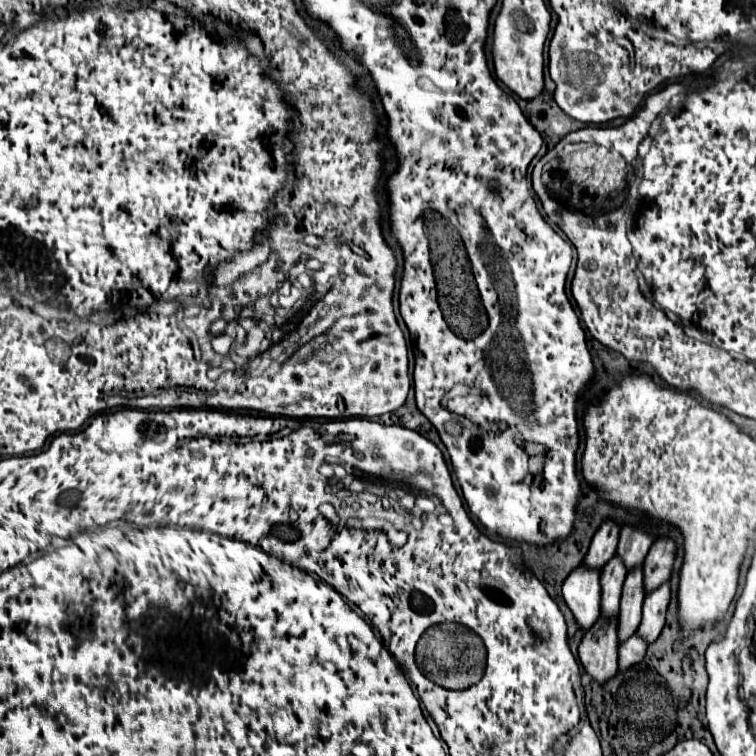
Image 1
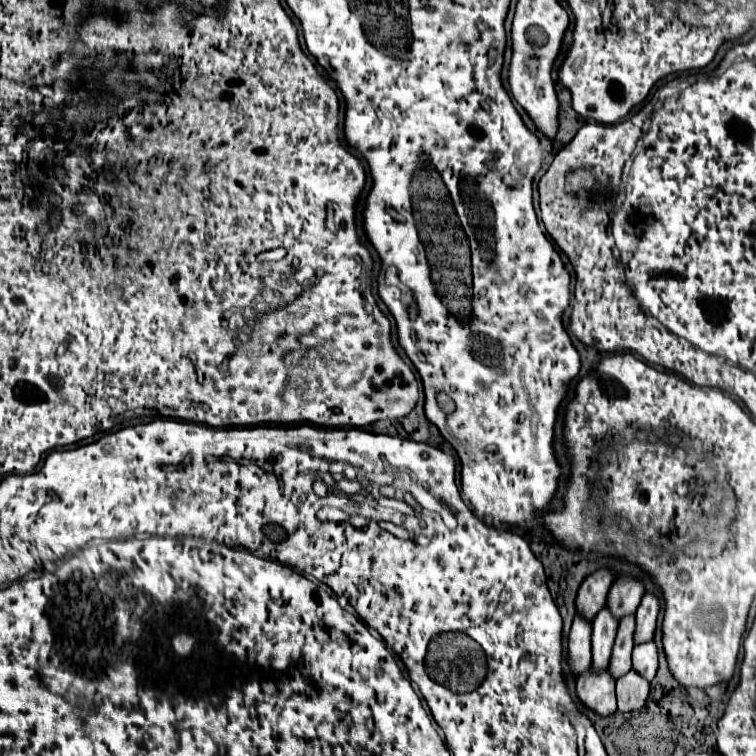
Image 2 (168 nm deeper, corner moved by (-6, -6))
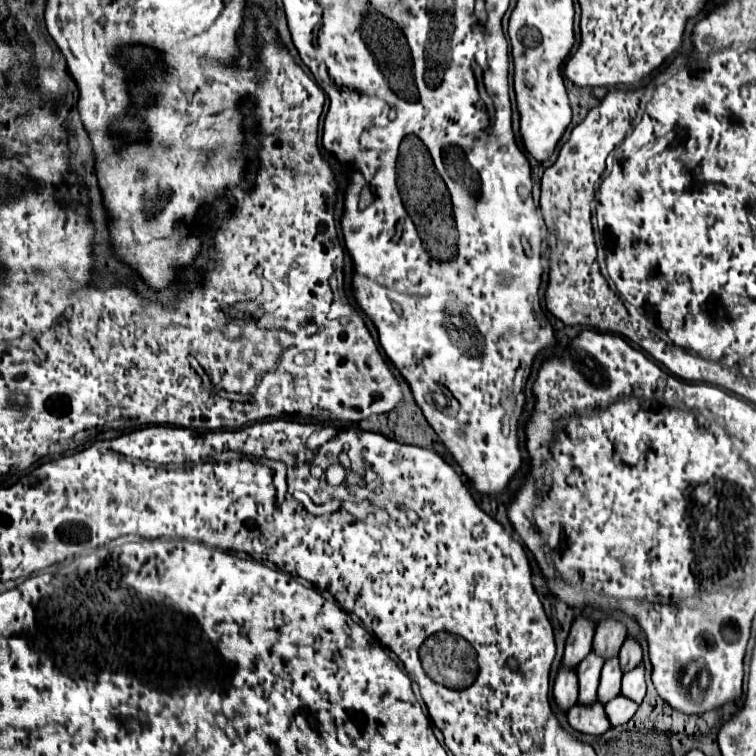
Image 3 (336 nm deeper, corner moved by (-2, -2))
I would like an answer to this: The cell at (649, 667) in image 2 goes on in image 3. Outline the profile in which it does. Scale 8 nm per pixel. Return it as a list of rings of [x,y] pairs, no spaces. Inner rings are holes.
[[[640,663],[636,669],[632,669],[630,673],[624,673],[622,677],[622,695],[630,701],[634,701],[636,705],[642,703],[644,695],[646,695],[646,683],[644,683],[644,665]]]

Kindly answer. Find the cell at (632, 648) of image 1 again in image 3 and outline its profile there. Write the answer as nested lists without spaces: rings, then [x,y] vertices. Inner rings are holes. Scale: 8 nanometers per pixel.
[[[618,695],[616,699],[612,699],[612,701],[604,707],[604,711],[606,711],[608,721],[610,721],[612,727],[626,725],[626,723],[634,717],[636,709],[638,709],[638,705],[636,705],[634,701],[630,701],[630,699],[626,699],[624,695]]]

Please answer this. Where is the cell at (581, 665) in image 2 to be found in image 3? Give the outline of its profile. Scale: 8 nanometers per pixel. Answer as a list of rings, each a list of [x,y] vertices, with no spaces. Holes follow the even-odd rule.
[[[560,667],[558,677],[554,681],[554,689],[552,689],[554,701],[562,711],[568,711],[568,707],[572,707],[572,703],[576,703],[578,699],[578,677],[576,671]]]

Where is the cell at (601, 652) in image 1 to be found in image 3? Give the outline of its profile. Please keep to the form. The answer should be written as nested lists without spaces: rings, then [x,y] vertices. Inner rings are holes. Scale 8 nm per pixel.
[[[596,703],[592,707],[574,705],[568,711],[568,723],[574,731],[584,735],[604,735],[610,729],[610,723],[604,713],[604,705]]]

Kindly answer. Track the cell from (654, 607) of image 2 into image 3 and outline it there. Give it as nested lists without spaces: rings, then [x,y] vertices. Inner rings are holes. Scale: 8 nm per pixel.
[[[626,639],[620,649],[620,669],[624,673],[628,673],[628,671],[632,671],[632,667],[638,667],[640,661],[642,661],[642,649],[640,649],[638,641]]]

